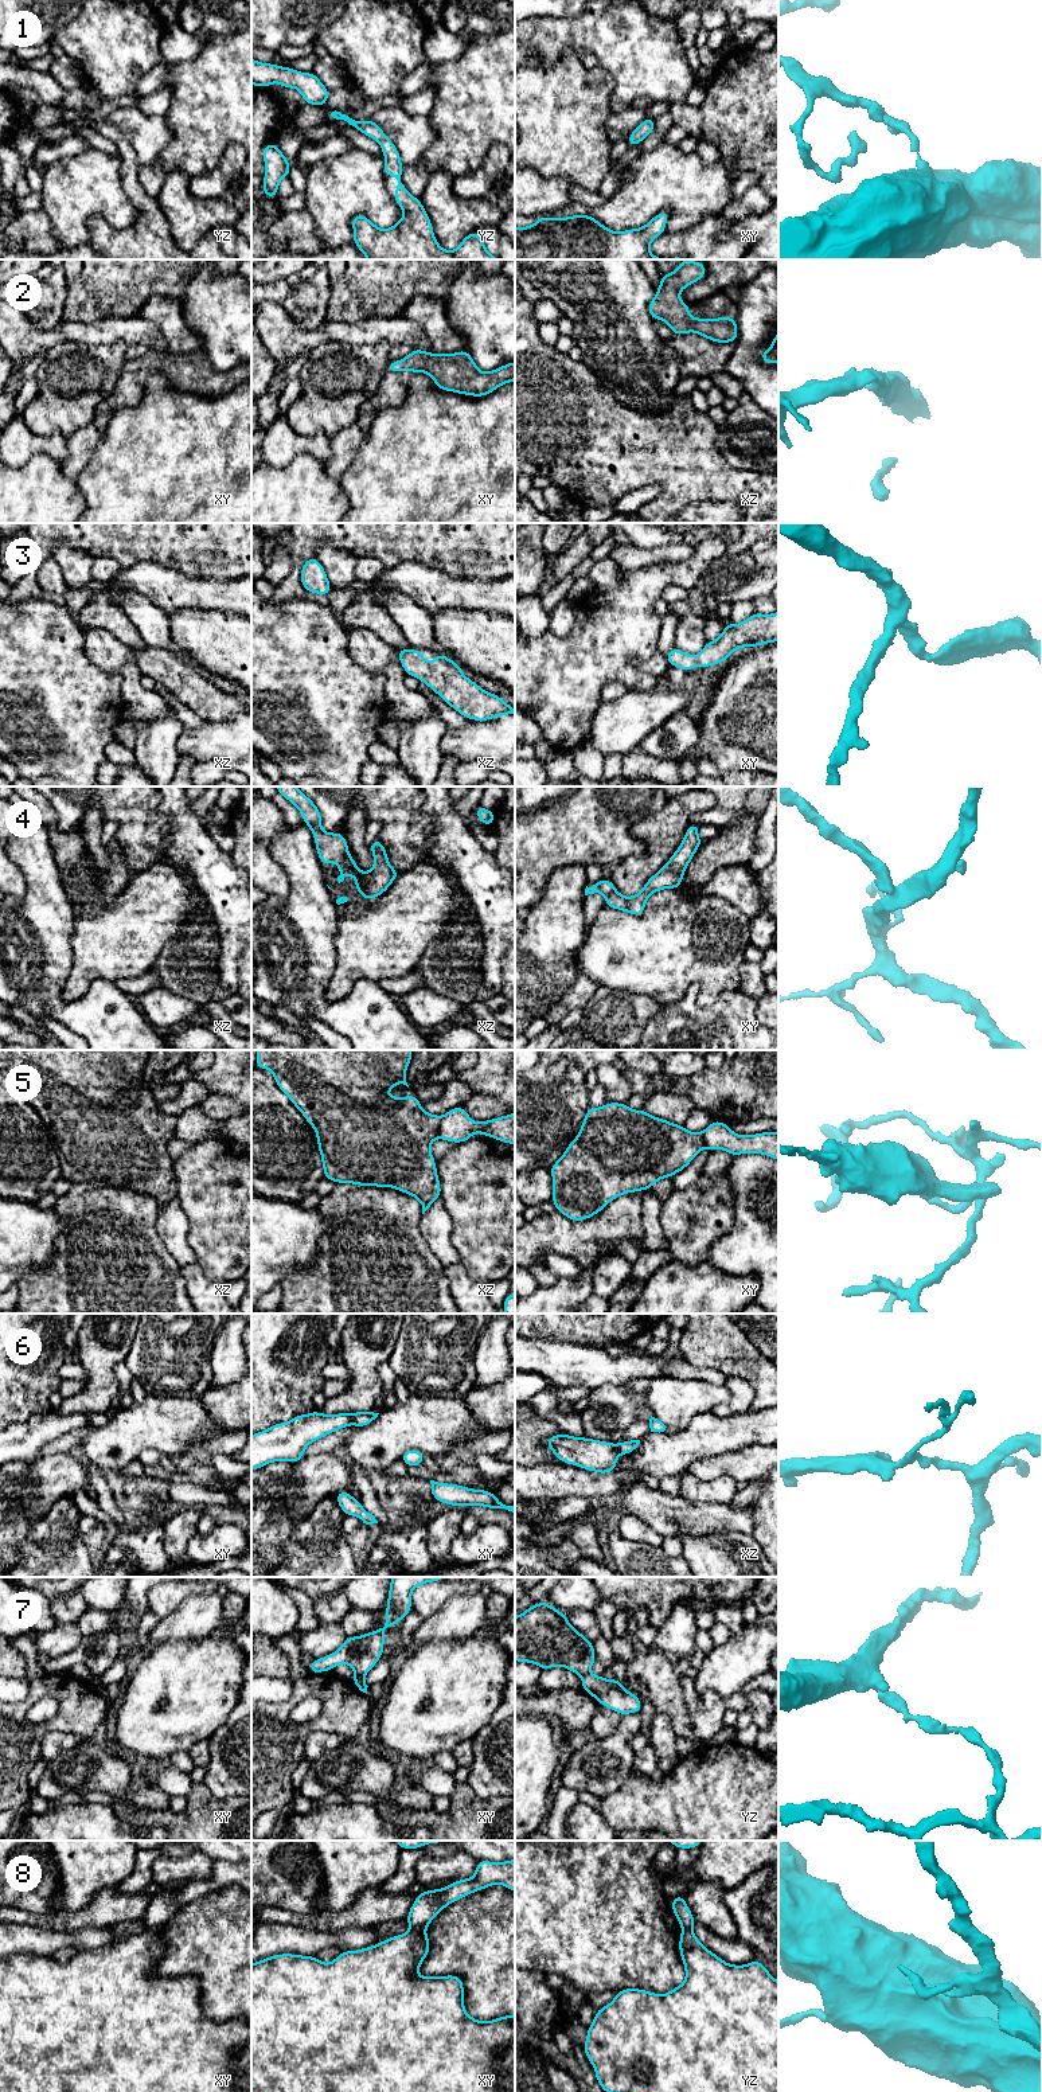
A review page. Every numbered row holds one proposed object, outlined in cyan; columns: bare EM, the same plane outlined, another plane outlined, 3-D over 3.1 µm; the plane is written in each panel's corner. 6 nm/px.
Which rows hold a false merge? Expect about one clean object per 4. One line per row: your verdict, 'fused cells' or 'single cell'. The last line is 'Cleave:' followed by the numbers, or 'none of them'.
1: single cell
2: single cell
3: single cell
4: fused cells
5: fused cells
6: fused cells
7: fused cells
8: fused cells
Cleave: 4, 5, 6, 7, 8

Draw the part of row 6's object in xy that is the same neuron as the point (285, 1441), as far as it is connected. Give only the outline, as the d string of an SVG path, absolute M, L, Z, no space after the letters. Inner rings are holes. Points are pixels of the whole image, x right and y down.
M316 1409L251 1435L251 1471L273 1461L297 1463L313 1441L354 1424L352 1413L324 1414Z

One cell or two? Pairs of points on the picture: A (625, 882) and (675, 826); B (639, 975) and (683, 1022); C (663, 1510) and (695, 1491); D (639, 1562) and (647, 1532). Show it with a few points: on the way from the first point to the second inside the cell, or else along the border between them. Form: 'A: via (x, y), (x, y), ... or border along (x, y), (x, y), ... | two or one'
A: via (639, 869), (659, 849), (662, 839) | one
B: border along (691, 986), (679, 999), (662, 1006) | two
C: border along (679, 1495), (691, 1502), (713, 1503) | two
D: border along (617, 1530), (627, 1538), (659, 1546) | two

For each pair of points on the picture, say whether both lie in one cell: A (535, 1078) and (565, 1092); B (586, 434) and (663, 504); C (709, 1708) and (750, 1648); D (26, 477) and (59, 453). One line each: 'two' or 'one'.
A: one
B: one
C: two
D: two

